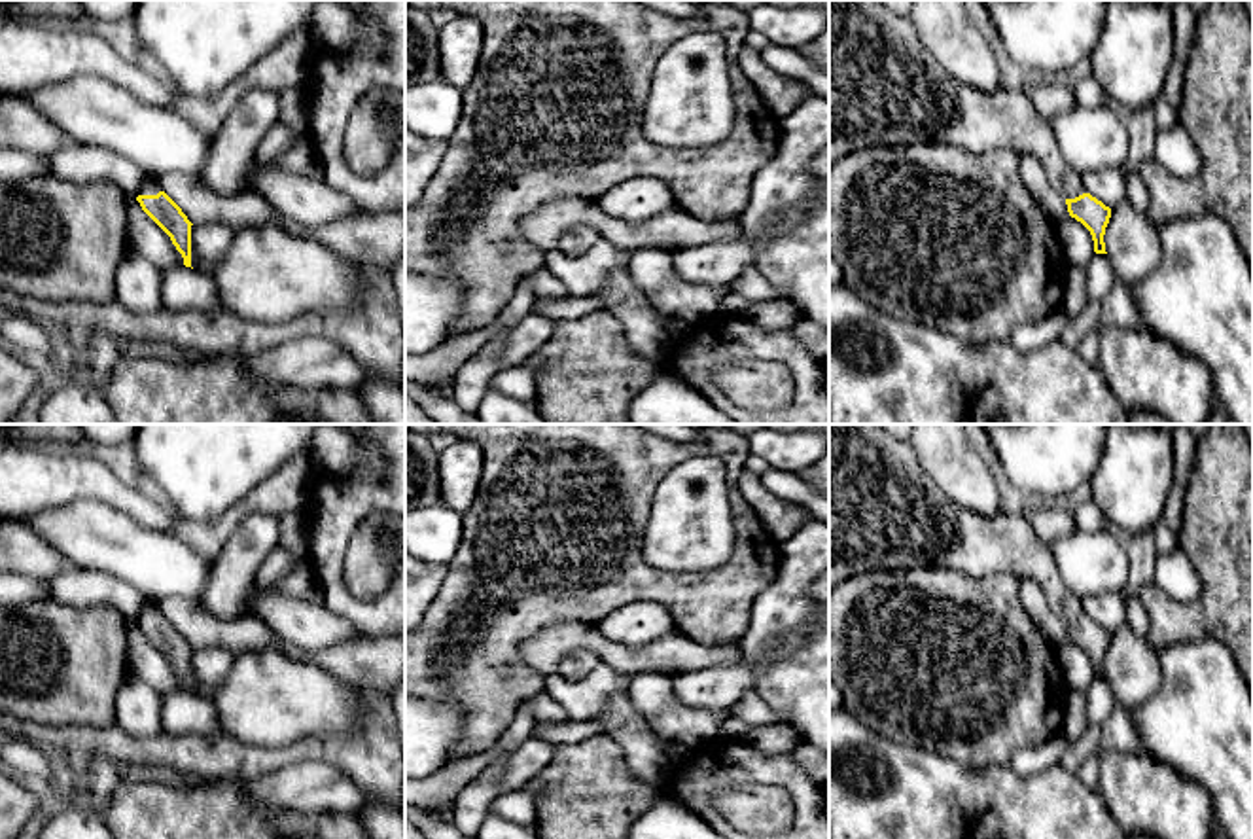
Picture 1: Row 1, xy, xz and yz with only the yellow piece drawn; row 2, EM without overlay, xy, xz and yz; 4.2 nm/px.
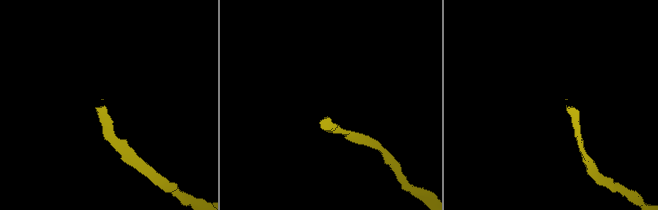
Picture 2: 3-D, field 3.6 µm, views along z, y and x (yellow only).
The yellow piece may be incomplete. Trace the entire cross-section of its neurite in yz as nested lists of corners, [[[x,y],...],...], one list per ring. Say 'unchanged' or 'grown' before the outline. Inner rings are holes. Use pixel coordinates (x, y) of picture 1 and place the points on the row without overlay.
grown; [[[829,424],[829,589],[869,570],[927,566],[958,570],[969,578],[1003,572],[1033,580],[1043,589],[1052,612],[1066,623],[1069,640],[1090,655],[1094,676],[1107,678],[1103,659],[1111,633],[1085,614],[1081,598],[1060,580],[1050,547],[1035,536],[1024,517],[1001,513],[982,517],[960,508],[920,468],[910,441],[893,437],[880,424]]]

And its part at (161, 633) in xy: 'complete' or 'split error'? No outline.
split error

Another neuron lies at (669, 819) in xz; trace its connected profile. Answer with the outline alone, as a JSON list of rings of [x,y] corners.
[[[664,786],[655,795],[653,807],[645,811],[630,828],[628,839],[725,839],[689,811]]]

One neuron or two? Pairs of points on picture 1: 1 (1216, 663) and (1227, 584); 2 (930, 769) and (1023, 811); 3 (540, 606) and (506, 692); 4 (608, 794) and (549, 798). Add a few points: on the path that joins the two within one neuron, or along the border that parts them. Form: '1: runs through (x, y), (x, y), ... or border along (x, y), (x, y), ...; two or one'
1: border along (1178, 641), (1216, 639), (1233, 656); two
2: runs through (952, 792), (962, 800), (992, 800), (1000, 807); one
3: runs through (519, 627), (502, 644), (502, 671); one
4: runs through (593, 798), (564, 798); one

